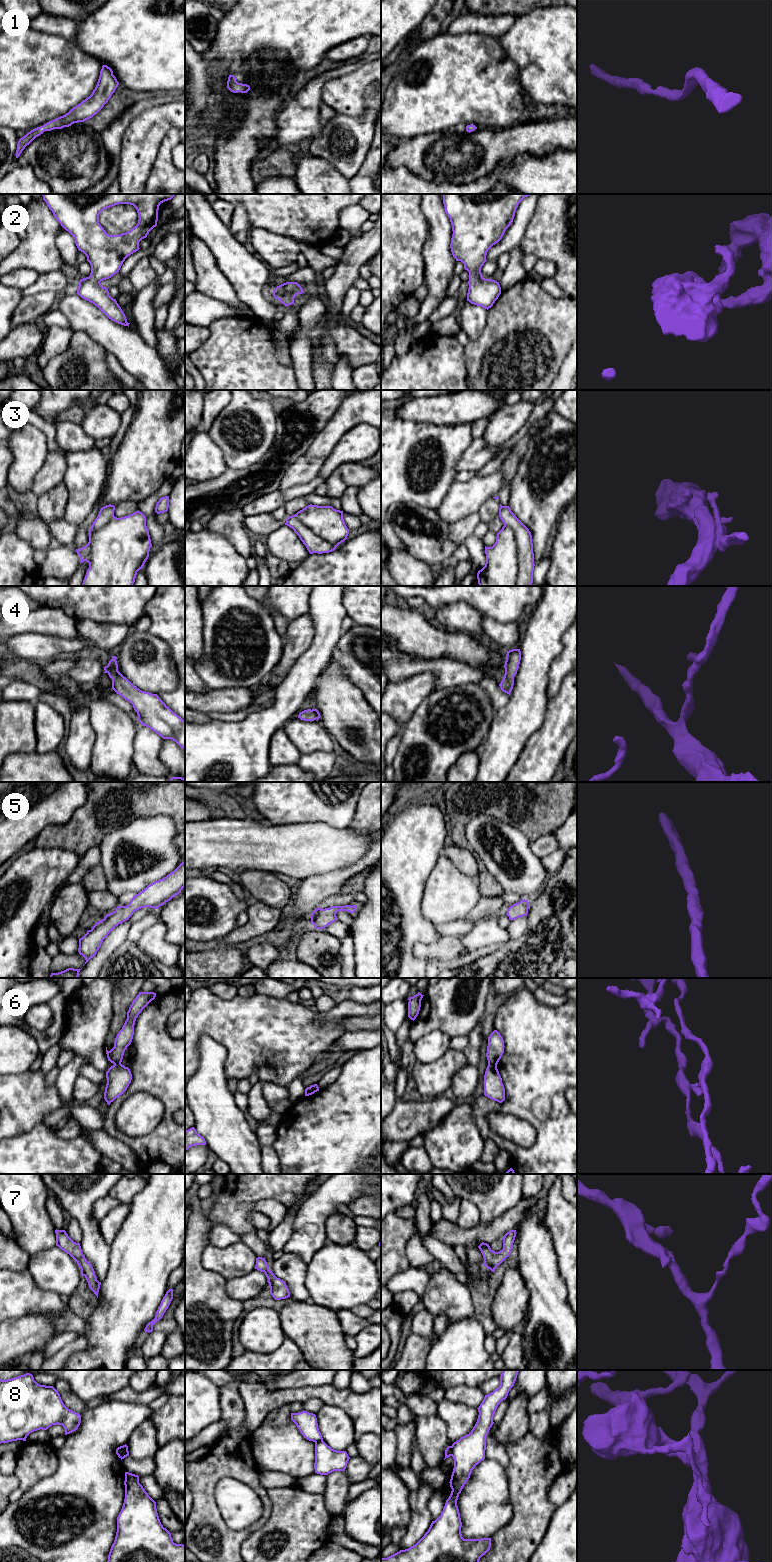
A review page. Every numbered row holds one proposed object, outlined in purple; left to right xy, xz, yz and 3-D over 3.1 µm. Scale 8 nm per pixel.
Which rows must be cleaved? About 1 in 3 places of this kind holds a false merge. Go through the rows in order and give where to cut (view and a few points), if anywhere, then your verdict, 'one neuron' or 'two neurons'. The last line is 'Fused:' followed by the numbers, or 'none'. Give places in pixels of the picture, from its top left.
1: no cut; one neuron
2: no cut; one neuron
3: cut in yz along (504, 524), (512, 530), (517, 548), (516, 585); two neurons
4: no cut; one neuron
5: no cut; one neuron
6: cut in yz along (488, 1063), (496, 1066); two neurons
7: no cut; one neuron
8: cut in yz along (450, 1446), (451, 1455); two neurons
Fused: 3, 6, 8

